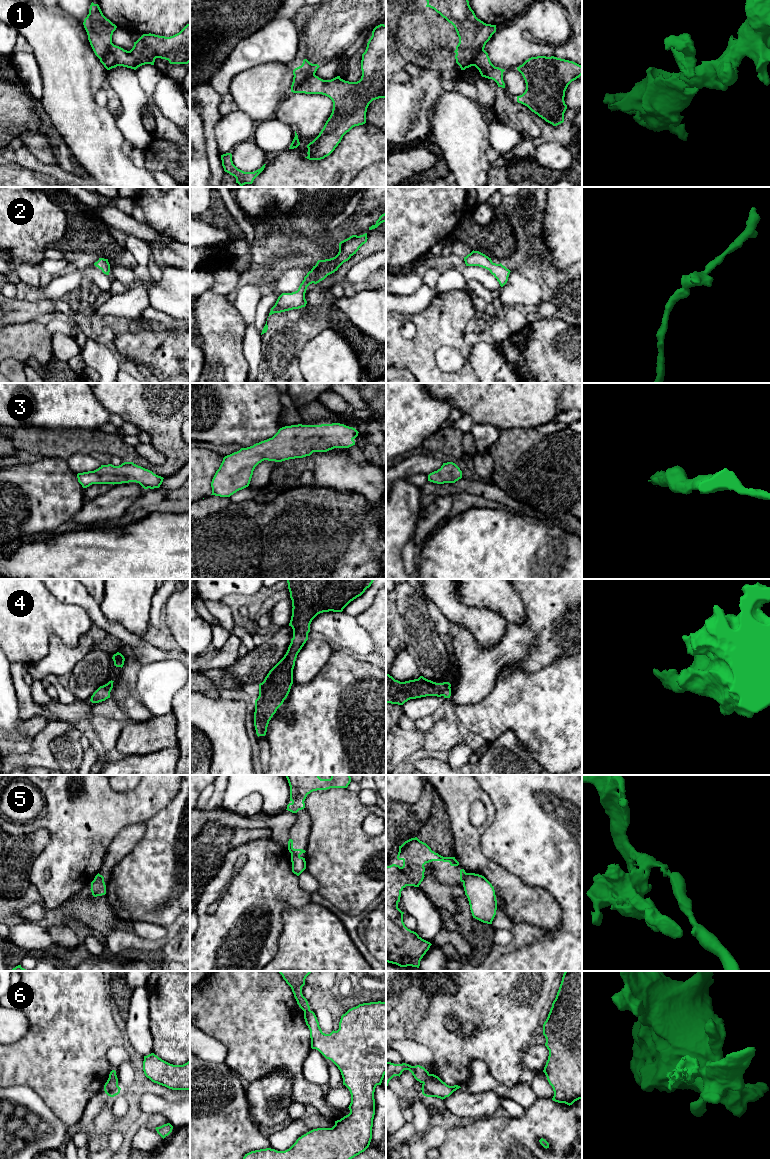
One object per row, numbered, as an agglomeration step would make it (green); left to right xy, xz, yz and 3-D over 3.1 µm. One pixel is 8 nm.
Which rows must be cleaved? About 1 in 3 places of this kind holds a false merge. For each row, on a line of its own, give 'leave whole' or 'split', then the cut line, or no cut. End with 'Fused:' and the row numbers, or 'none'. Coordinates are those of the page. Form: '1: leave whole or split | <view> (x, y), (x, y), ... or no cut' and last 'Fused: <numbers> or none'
1: split | xz (314, 74), (291, 89)
2: leave whole | no cut
3: leave whole | no cut
4: leave whole | no cut
5: split | xz (291, 853), (299, 856)
6: split | yz (430, 1074), (422, 1082)
Fused: 1, 5, 6

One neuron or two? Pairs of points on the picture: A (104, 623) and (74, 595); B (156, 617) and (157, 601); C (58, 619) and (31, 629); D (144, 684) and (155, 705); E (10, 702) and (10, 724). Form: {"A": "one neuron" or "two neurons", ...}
{"A": "one neuron", "B": "one neuron", "C": "one neuron", "D": "one neuron", "E": "one neuron"}

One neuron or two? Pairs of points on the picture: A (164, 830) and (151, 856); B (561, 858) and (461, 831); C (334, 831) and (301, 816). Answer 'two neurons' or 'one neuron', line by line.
A: one neuron
B: two neurons
C: two neurons

